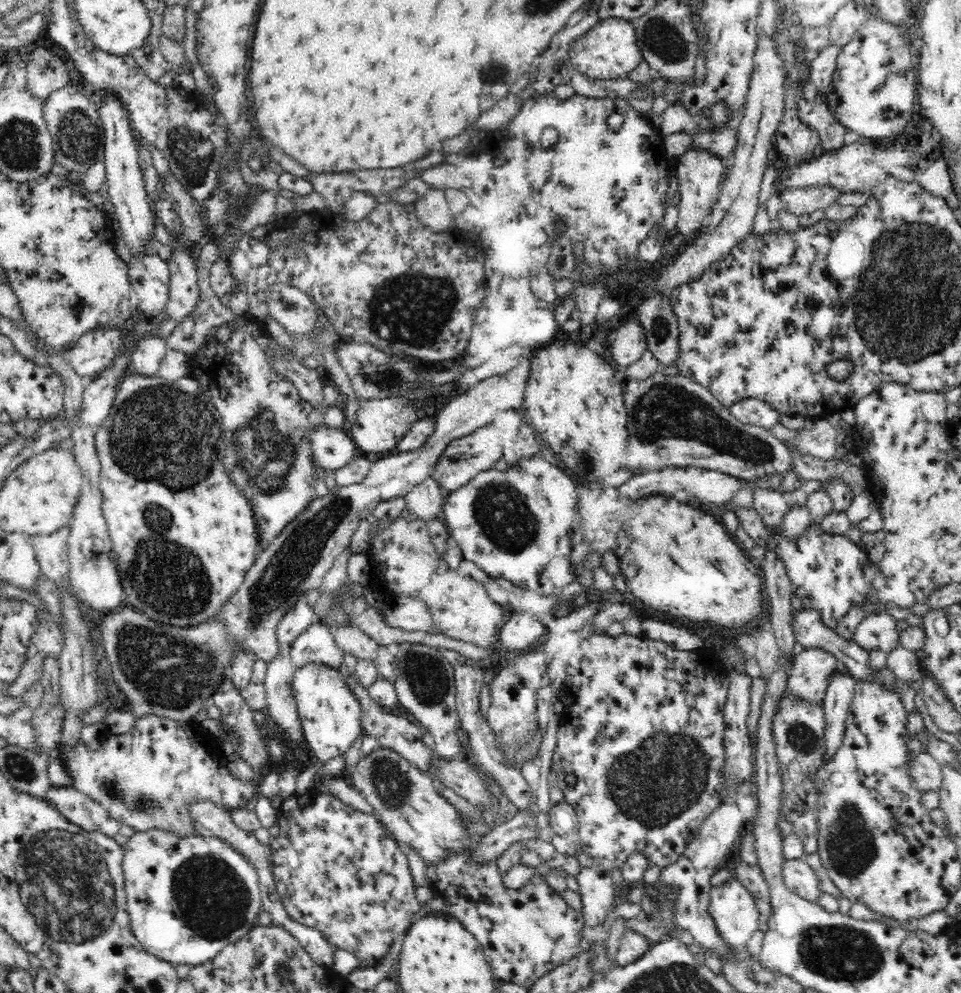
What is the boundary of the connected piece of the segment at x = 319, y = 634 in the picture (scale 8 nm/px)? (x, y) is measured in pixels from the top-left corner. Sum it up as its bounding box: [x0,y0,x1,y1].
[290,621,349,670]

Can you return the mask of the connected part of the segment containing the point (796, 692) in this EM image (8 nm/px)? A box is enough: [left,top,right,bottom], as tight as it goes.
[786,652,854,703]

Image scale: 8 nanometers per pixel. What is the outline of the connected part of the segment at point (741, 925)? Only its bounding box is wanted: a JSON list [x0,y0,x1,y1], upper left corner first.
[708,879,759,948]

